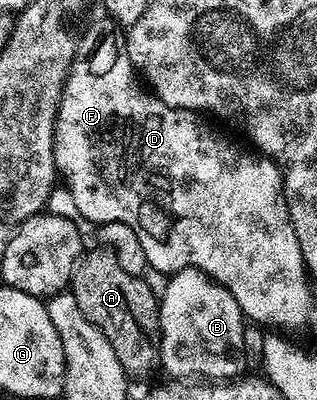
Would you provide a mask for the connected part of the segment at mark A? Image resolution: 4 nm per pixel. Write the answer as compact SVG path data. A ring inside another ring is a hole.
M93 245L93 248L82 250L73 260L69 269L68 290L73 292L75 301L79 301L79 309L83 309L83 317L91 321L111 341L120 365L130 380L145 379L153 370L158 370L158 296L153 295L145 280L140 275L127 273L123 265L115 257L115 253L107 247Z

